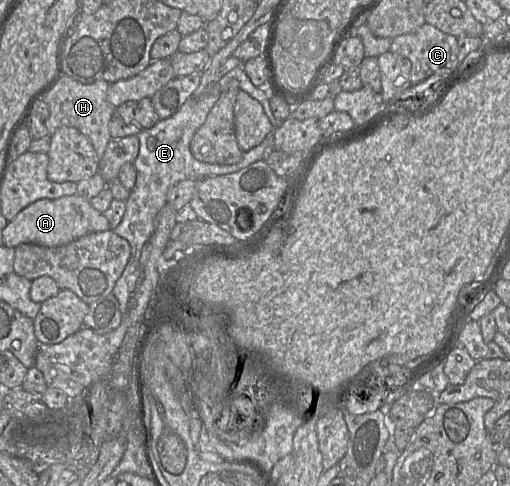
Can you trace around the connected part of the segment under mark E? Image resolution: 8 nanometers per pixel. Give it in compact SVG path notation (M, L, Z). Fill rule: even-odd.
M244 63L234 68L219 81L210 84L200 96L191 96L181 108L171 117L159 120L152 128L141 130L138 134L139 153L133 162L136 170L136 183L130 191L130 196L126 200L126 211L120 224L113 232L125 239L131 248L131 255L122 275L116 282L112 294L119 302L122 313L127 311L127 305L131 298L138 278L140 277L140 256L145 243L152 236L155 229L155 218L160 210L166 205L167 196L171 189L184 180L201 180L207 177L215 177L238 172L251 164L264 160L274 149L275 133L269 133L261 143L261 147L243 153L240 162L232 165L208 164L196 160L191 151L190 143L196 131L204 124L211 109L218 101L221 93L228 86L232 79L239 82L242 91L247 92L256 99L262 106L266 116L274 129L278 129L283 121L277 120L270 106L270 93L256 87L248 78L244 71Z

